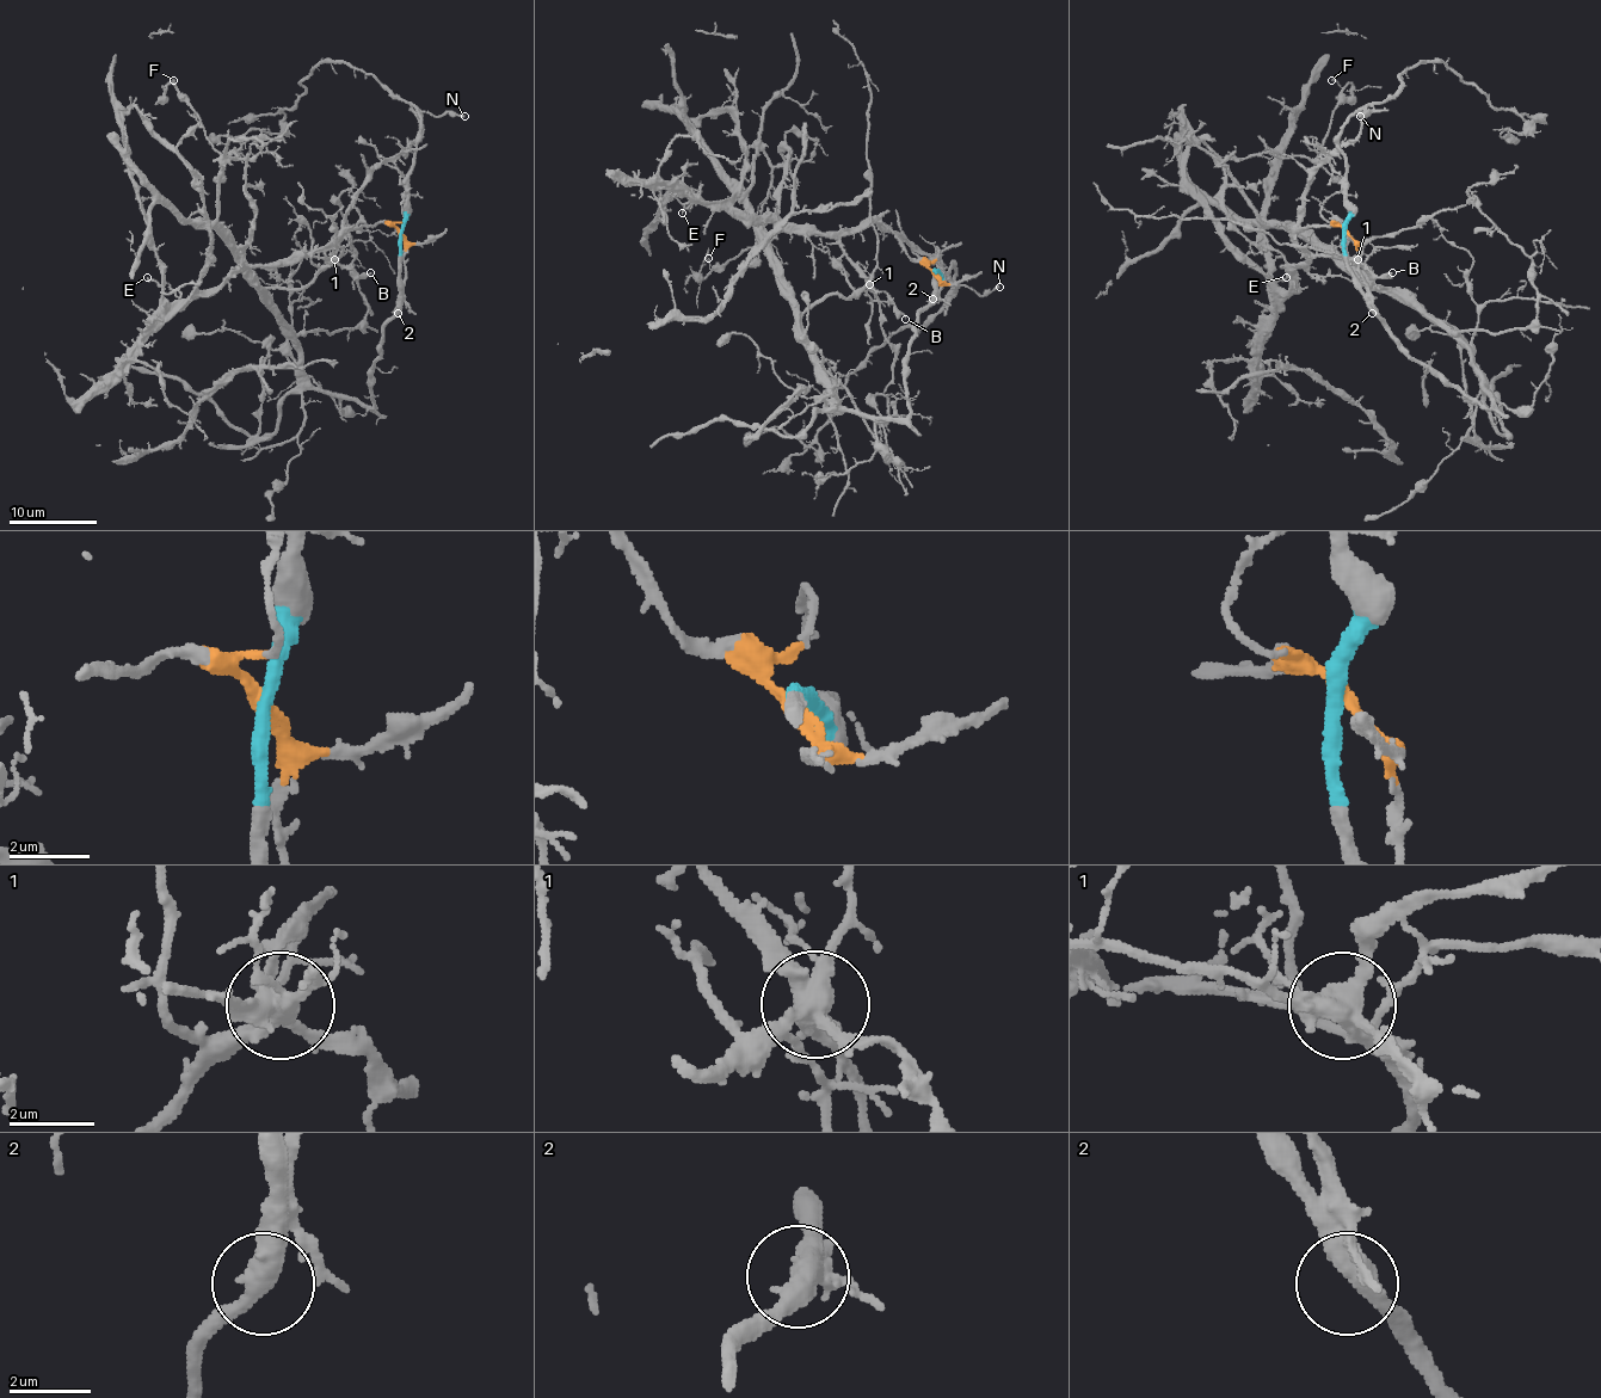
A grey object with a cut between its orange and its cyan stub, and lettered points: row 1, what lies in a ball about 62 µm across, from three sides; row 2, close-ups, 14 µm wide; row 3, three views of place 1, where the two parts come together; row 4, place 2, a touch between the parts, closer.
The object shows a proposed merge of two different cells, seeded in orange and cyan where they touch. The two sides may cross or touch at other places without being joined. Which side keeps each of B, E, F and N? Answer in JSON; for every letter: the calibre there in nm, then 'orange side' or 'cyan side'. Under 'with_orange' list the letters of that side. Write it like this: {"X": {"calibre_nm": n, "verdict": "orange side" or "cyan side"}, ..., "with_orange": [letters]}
{"B": {"calibre_nm": 200, "verdict": "orange side"}, "E": {"calibre_nm": 160, "verdict": "orange side"}, "F": {"calibre_nm": 120, "verdict": "cyan side"}, "N": {"calibre_nm": 180, "verdict": "cyan side"}, "with_orange": ["B", "E"]}

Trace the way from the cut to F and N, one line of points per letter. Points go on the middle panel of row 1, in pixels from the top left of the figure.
F: (936, 271), (909, 412), (867, 418), (837, 400), (749, 209), (759, 152), (757, 242), (709, 257)
N: (936, 271), (940, 275), (950, 266), (955, 282), (981, 295), (999, 285)

